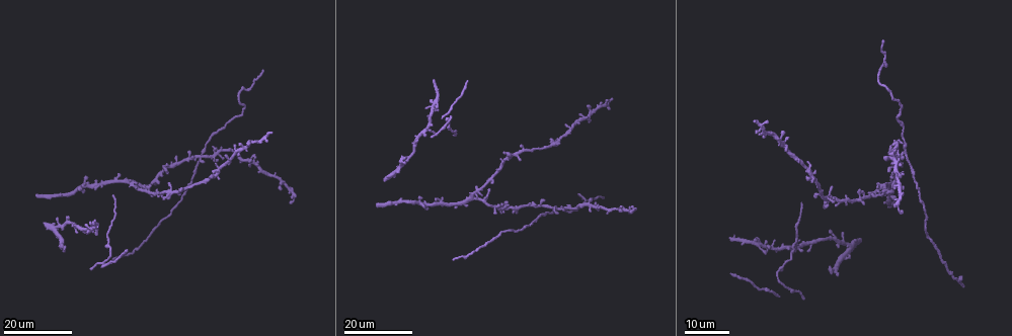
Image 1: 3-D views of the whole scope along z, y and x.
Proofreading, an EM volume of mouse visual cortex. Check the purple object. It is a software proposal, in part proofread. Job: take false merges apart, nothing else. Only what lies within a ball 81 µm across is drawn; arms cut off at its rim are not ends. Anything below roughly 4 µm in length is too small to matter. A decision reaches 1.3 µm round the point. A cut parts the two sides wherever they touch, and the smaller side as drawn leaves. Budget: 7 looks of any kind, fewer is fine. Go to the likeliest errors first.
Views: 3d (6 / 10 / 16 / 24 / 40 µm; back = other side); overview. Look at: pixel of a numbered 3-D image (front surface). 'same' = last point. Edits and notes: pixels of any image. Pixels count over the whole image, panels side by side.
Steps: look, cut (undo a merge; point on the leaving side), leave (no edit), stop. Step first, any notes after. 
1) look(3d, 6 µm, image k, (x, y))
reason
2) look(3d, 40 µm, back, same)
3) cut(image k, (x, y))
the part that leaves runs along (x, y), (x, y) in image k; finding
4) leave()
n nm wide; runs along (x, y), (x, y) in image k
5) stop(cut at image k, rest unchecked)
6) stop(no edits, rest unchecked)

look(3d, 16 µm, image 1, (477, 192))
three arms meet

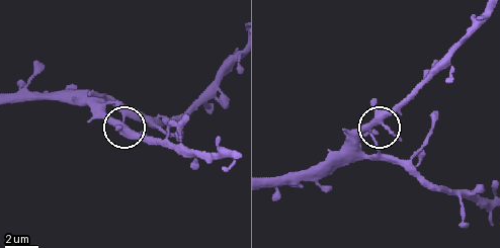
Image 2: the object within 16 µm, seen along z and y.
look(3d, 6 µm, image 2, (110, 122))
zoom in

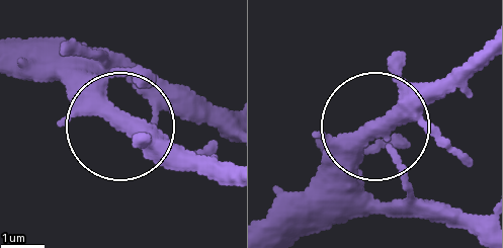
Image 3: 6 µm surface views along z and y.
leave()
side arm 60 µm; one cell here

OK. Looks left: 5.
look(3d, 24 µm, image 1, (213, 146))
three arms meet

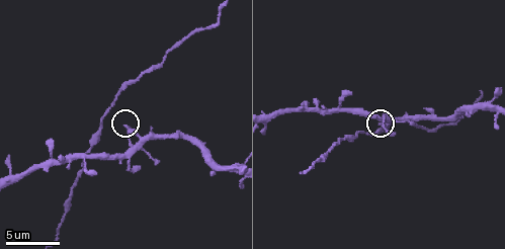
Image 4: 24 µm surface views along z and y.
look(3d, 6 µm, same)

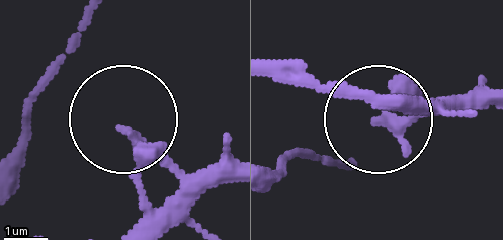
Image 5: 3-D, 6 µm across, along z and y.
leave()
runs along (126, 228), (137, 206), (133, 141), (53, 68) in image 5; continuous, no second cell

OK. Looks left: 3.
look(3d, 16 µm, image 1, (790, 248))

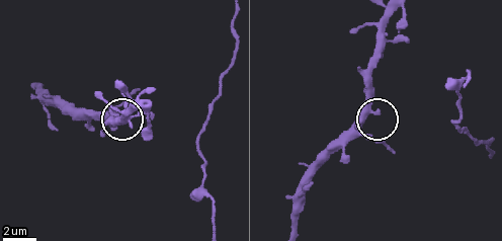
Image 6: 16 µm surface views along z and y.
look(3d, 10 µm, image 6, (370, 111))

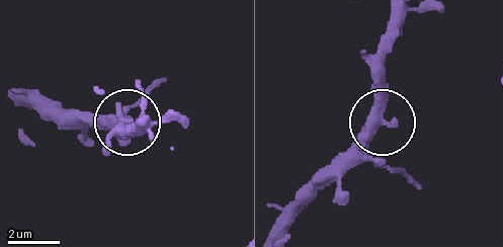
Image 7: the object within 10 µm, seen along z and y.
leave()
continuous, no second cell

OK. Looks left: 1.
stop(no edits, rest unchecked)

